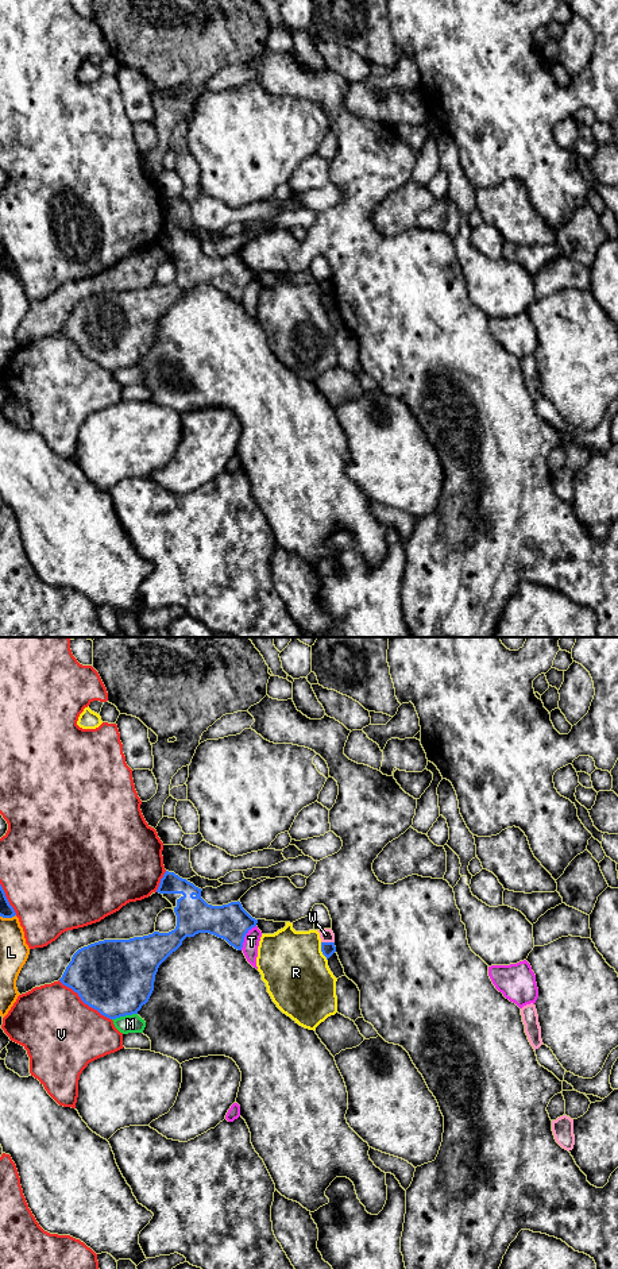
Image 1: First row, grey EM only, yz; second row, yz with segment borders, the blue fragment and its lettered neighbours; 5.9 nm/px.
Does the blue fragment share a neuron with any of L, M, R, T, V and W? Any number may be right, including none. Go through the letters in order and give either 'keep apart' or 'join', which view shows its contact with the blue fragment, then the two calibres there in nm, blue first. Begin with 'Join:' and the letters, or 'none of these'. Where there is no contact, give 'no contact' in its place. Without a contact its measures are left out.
Join: none of these
L: keep apart | yz | 80/180 nm
M: keep apart | yz | 460/110 nm
R: keep apart | yz | 80/380 nm
T: keep apart | yz | 220/100 nm
V: keep apart | yz | 460/460 nm
W: keep apart | yz | 80/80 nm

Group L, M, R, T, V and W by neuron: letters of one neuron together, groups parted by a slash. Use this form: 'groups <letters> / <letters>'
groups L / M / R / T / V / W

